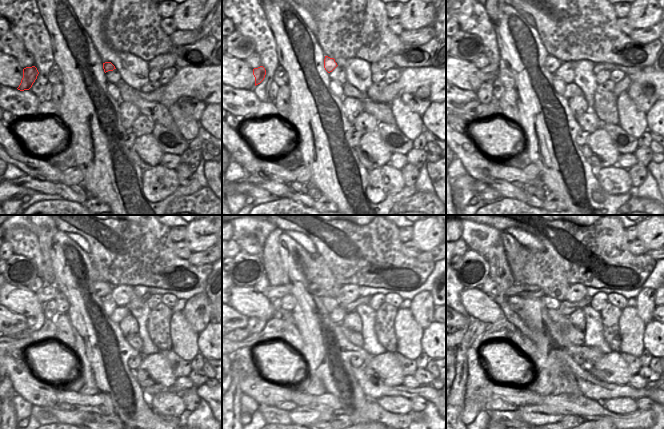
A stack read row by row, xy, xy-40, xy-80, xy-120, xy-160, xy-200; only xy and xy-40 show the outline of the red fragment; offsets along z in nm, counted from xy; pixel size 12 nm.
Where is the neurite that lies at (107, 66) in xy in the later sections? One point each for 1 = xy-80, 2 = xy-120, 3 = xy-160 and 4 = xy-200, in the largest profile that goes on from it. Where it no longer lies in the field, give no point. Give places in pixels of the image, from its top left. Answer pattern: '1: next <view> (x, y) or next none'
1: next xy-80 (551, 63)
2: next xy-120 (101, 288)
3: next xy-160 (314, 289)
4: next xy-200 (536, 292)

